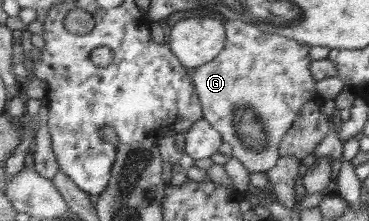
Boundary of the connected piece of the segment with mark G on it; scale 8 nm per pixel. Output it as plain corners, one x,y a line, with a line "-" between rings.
227,20
224,25
224,44
221,51
203,65
189,71
190,81
198,97
202,118
218,131
222,142
231,148
231,157
237,159
247,173
265,172
275,165
281,138
297,117
301,106
316,94
315,80
309,71
310,46
274,33
261,31
243,20

